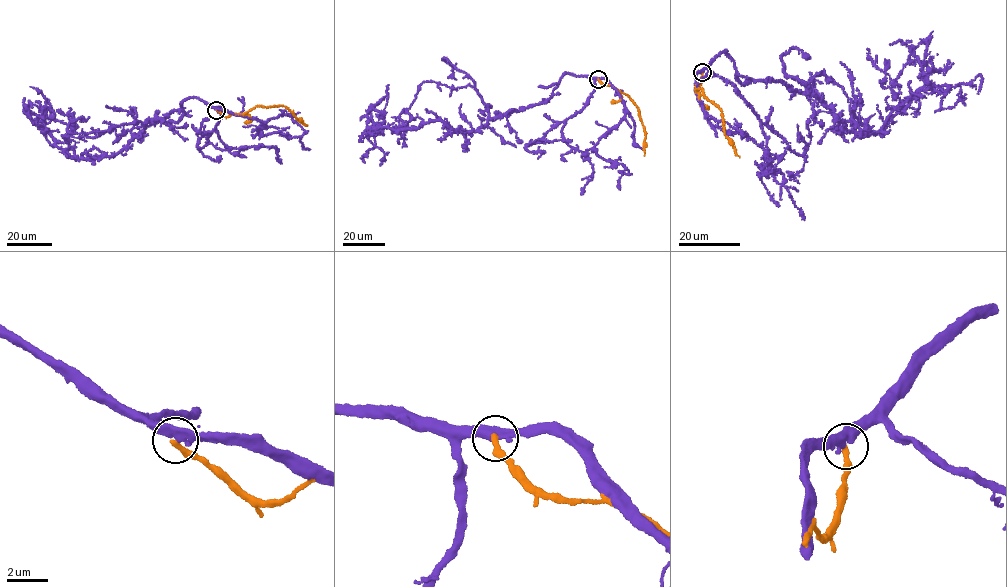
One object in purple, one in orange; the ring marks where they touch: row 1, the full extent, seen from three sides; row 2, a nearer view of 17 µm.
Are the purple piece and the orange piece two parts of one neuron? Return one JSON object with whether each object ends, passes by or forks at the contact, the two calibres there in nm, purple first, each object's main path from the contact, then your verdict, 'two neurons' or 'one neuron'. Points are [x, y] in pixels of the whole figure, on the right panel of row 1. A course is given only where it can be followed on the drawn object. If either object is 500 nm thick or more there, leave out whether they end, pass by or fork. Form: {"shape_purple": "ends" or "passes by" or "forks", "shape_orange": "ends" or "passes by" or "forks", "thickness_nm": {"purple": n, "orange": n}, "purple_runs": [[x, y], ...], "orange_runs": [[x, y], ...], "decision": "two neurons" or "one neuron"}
{"shape_purple": "passes by", "shape_orange": "ends", "thickness_nm": {"purple": 400, "orange": 300}, "purple_runs": [[701, 72], [726, 50], [739, 74], [812, 94], [860, 135], [925, 84], [916, 57], [893, 80], [867, 49]], "orange_runs": [[701, 72], [695, 91], [699, 88], [703, 96], [720, 108], [725, 135], [739, 157]], "decision": "two neurons"}

